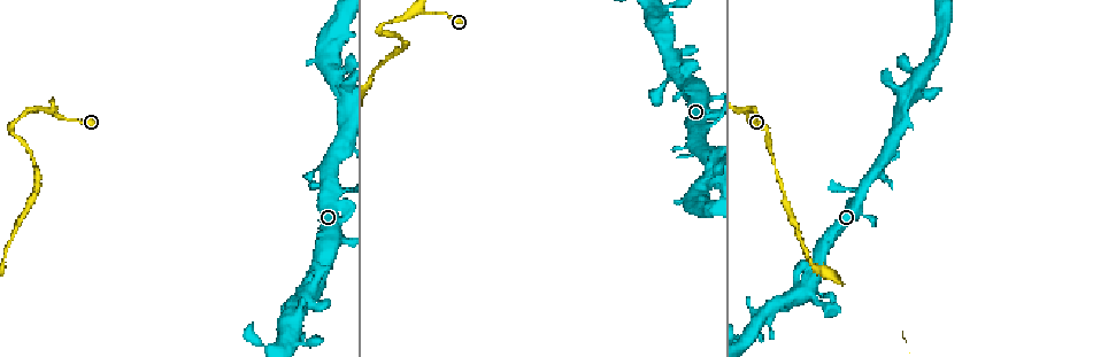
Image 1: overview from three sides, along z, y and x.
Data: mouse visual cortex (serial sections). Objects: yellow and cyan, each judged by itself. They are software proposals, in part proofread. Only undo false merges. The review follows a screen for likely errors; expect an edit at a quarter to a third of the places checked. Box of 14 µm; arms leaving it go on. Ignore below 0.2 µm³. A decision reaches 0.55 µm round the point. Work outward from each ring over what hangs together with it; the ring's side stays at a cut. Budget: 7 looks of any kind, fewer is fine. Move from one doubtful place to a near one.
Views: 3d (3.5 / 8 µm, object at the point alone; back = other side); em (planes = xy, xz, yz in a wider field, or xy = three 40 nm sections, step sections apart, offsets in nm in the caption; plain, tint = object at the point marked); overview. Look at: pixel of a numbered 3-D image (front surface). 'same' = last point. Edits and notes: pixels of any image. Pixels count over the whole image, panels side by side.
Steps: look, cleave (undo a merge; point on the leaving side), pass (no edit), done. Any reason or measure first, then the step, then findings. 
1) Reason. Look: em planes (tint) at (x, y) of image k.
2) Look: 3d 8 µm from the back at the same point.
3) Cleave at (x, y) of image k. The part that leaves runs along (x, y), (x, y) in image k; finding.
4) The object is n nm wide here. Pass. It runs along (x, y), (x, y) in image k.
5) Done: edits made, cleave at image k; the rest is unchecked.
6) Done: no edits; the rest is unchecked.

Three arms meet. Look: 3d 3.5 µm at (703, 127) of image 1.

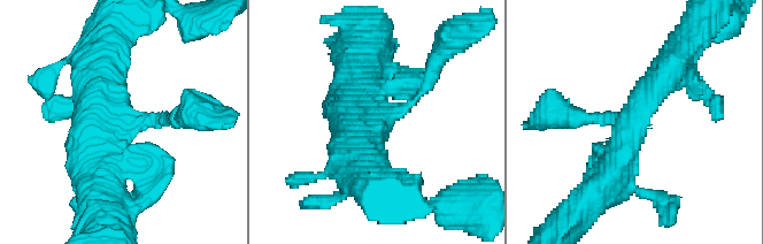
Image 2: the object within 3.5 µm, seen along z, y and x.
3 arms meet here; the arms are 150, 450, 500 nm wide. Look: em xy step 3 (tint) at (114, 128) of image 2.

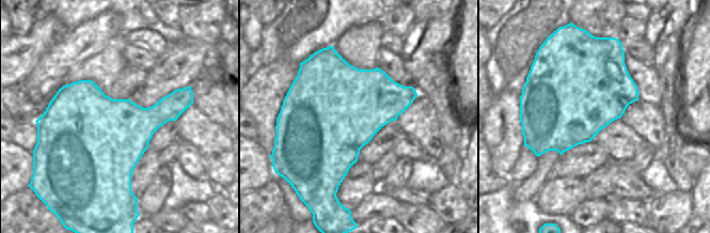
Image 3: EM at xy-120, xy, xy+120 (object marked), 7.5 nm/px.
Pass. It runs along (100, 183), (93, 137), (174, 119) in image 2; one cell here.

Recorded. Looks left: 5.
Narrows sharply. Look: em xy step 5 (tint) at (51, 110) of image 1.

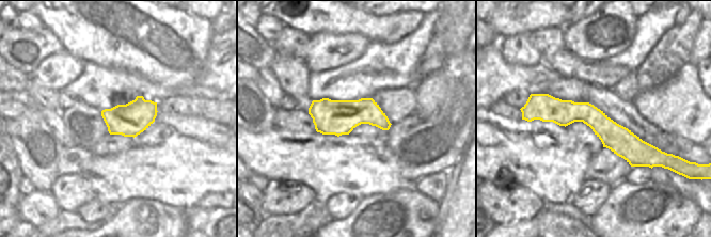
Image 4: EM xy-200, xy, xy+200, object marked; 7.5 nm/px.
Wider look. Look: 3d 3.5 µm at the same point.

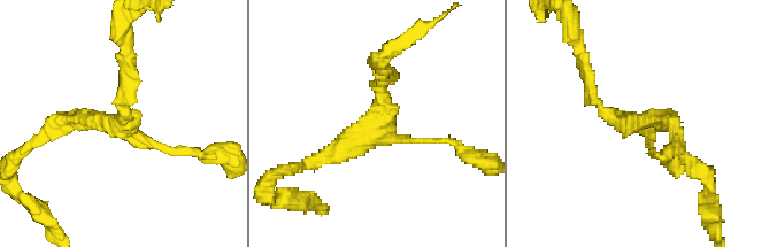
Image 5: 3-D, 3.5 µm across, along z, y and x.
Pass. It runs along (531, 110), (586, 112), (653, 151) in image 4; all the same cell.

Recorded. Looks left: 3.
Abrupt turn. Look: 3d 3.5 µm from the back at (8, 126) of image 1.

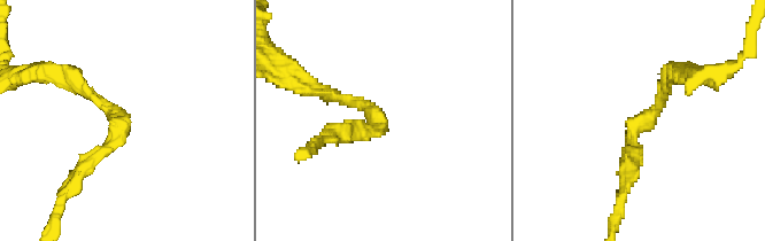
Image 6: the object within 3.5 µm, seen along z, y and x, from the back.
The arms are 150, 250 nm wide; shape alone is not enough. Look: em xy step 2 (plain) at (377, 126) of image 6.

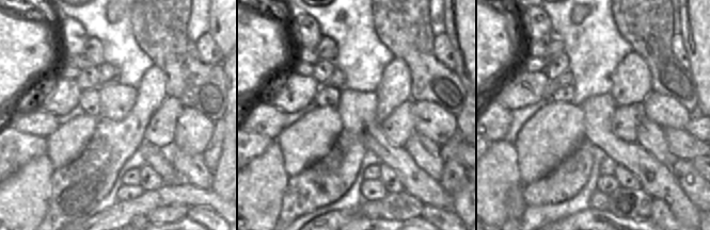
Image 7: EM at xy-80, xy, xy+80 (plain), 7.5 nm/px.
Look: em xy step 2 (tint) at the same point.

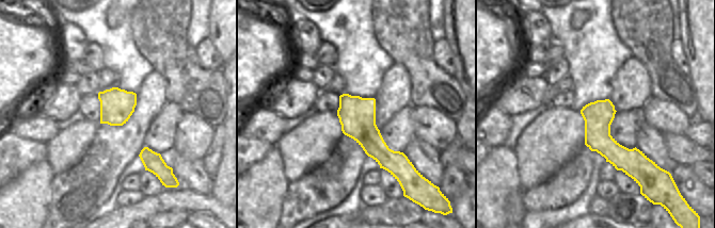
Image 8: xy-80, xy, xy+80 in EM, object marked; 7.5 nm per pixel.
The object is 280 nm wide here. Pass. It runs along (666, 77), (658, 108), (634, 130), (626, 183) in image 6; one cell here.

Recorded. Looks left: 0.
Done: no edits; the rest is unchecked.

